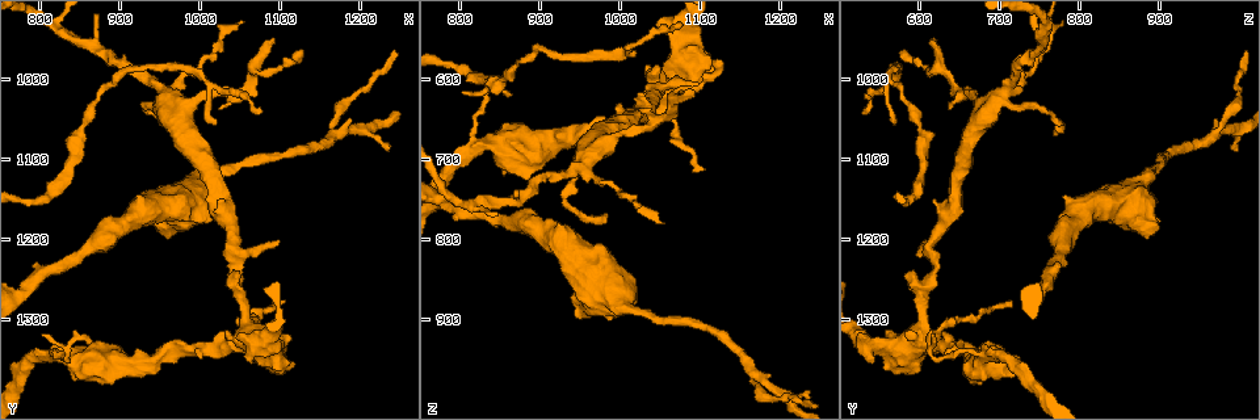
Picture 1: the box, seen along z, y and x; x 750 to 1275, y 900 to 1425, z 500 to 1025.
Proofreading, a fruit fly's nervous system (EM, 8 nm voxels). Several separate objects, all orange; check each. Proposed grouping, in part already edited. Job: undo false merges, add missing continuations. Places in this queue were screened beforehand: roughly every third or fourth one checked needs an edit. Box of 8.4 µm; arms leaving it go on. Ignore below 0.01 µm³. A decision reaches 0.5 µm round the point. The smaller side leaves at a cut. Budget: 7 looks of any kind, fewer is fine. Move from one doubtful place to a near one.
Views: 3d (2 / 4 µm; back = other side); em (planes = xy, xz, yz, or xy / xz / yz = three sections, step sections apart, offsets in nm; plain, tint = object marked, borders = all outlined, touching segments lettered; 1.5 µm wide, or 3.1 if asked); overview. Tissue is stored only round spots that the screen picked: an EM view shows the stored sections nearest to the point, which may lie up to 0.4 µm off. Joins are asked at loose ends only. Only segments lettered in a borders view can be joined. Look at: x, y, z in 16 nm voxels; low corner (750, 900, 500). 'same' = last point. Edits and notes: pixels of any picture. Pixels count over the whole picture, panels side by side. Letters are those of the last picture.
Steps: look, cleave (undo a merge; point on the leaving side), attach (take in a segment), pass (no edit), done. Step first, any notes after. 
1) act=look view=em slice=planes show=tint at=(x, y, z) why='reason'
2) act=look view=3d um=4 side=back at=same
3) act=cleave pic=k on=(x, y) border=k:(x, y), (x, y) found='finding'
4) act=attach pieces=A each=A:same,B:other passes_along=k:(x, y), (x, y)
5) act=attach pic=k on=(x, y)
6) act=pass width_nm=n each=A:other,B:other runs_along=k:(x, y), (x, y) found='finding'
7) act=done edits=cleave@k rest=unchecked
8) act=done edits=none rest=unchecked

act=look view=em slice=planes show=borders at=(1095, 950, 615) why='free end'

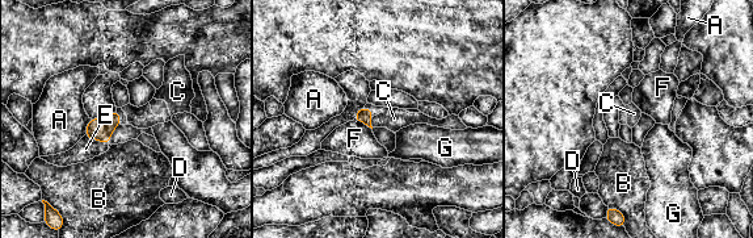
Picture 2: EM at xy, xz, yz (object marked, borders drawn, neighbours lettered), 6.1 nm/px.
act=attach pieces=C each=A:other,B:other,C:same,D:other,E:other,F:other,G:other found='it goes on there'

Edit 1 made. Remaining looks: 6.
act=look view=overview why='see it whole again'

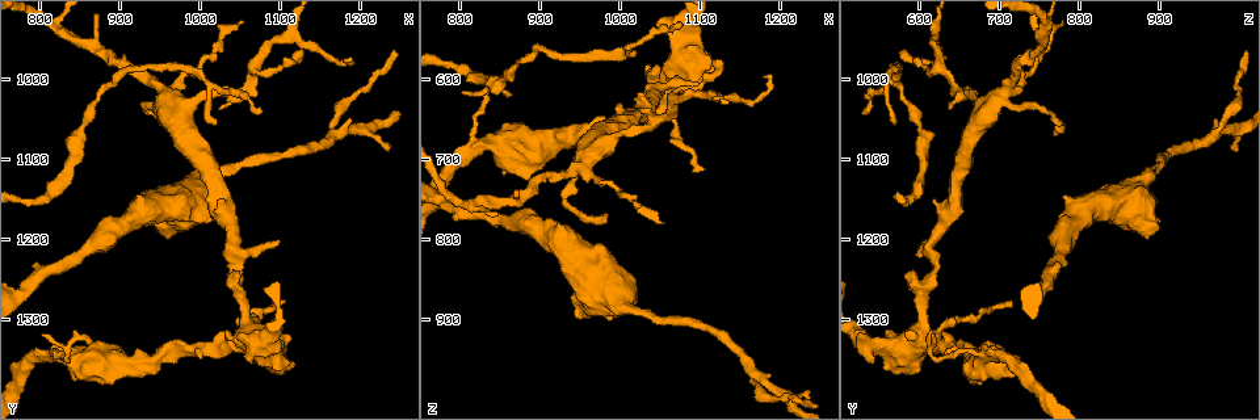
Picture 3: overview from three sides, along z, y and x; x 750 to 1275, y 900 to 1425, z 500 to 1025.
act=look view=em slice=planes show=borders at=(1170, 1070, 965) why='a narrow waist'

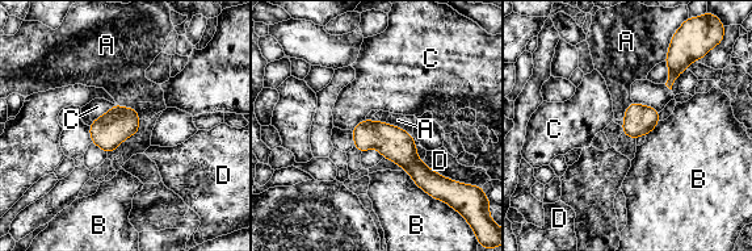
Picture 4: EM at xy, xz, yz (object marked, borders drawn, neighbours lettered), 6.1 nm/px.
act=pass longest_contact=B:260nm each=A:other,B:other,C:other,D:other runs_along=4:(355, 132), (385, 137), (433, 179) found='one neuron here'

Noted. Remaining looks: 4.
act=look view=3d um=2 at=(1045, 1245, 580) why='branch stops here'

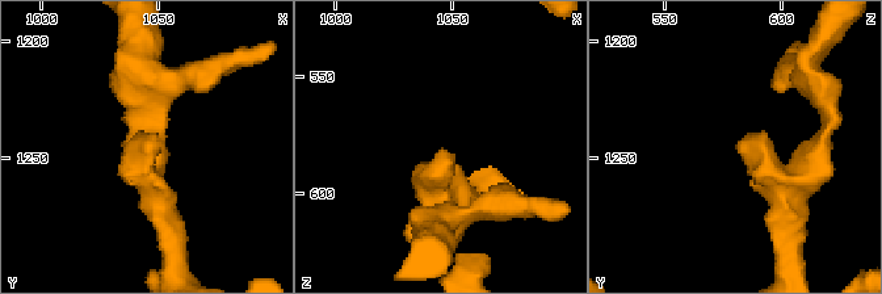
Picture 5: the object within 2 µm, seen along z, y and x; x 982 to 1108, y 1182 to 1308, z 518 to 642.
act=look view=em slice=yz step=8 show=borders at=(1043, 1244, 582) arm_widths_nm=180,200

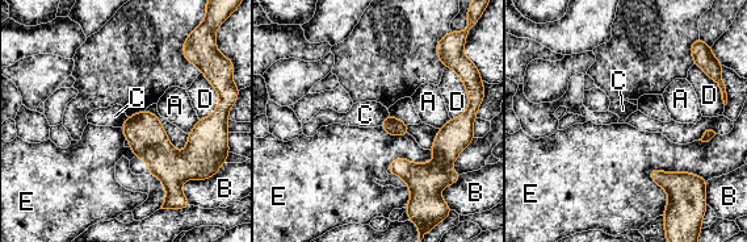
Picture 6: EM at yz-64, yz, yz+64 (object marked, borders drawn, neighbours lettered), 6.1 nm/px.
act=pass width_nm=110 each=A:other,B:other,C:other,D:other,E:other border=6:(389, 113), (380, 125) found='none of them fits'

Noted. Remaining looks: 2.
act=done edits=attach@2 rest=unchecked

